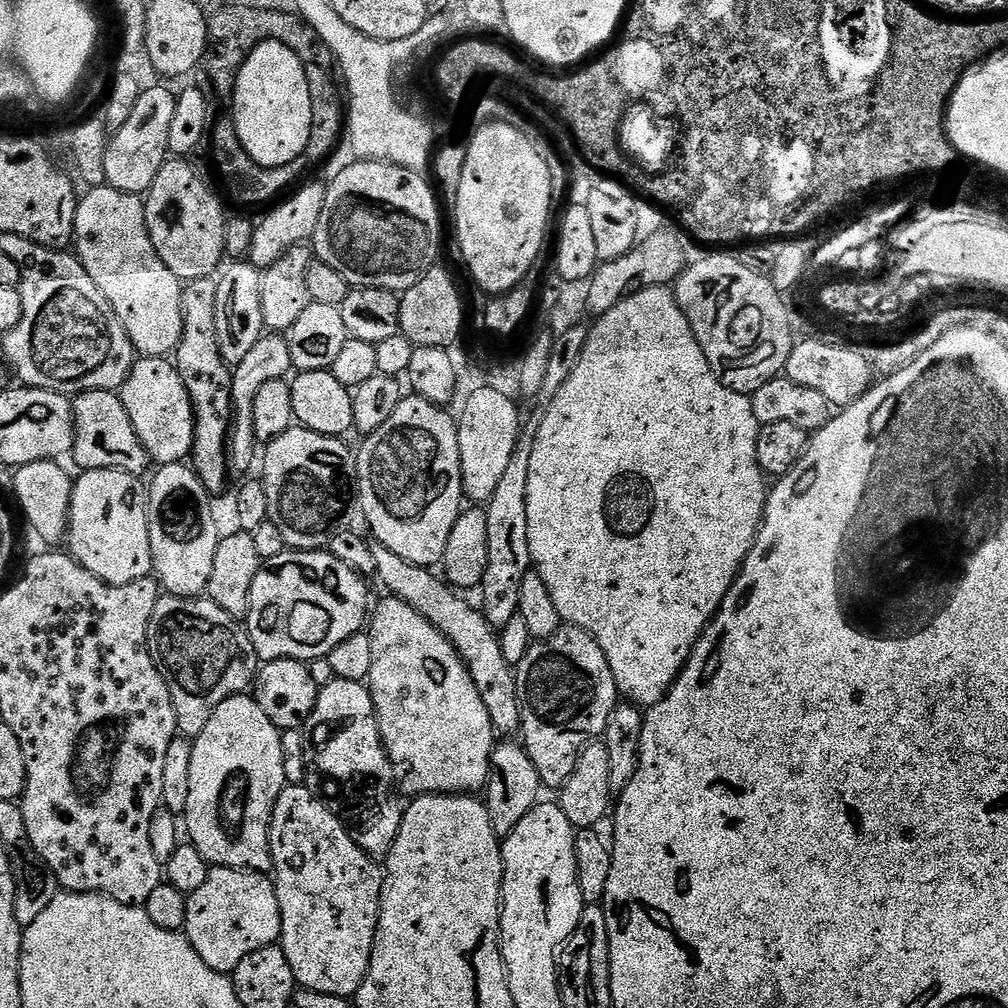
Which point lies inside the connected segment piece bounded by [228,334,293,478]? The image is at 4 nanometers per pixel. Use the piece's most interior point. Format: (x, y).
(269, 360)

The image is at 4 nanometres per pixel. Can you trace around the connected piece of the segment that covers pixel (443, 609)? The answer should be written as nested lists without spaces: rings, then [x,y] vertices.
[[[371,543],[370,548],[375,577],[389,591],[387,593],[405,601],[415,612],[422,614],[454,646],[489,711],[493,729],[499,735],[508,735],[505,736],[508,738],[517,735],[520,729],[520,703],[517,700],[516,678],[512,666],[502,654],[495,629],[485,620],[482,612],[477,607],[472,608],[441,577],[436,578],[430,573],[433,571],[427,567],[408,563],[381,544]]]

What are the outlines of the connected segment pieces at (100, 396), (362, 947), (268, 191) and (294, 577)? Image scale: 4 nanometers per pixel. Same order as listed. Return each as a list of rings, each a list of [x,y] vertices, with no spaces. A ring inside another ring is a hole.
[[[81,392],[72,400],[72,451],[71,459],[76,459],[77,469],[122,470],[137,478],[150,467],[148,452],[145,451],[126,408],[122,406],[116,392]]]
[[[285,786],[274,806],[268,837],[272,851],[271,871],[276,872],[274,883],[282,914],[278,944],[284,949],[286,962],[290,962],[290,970],[294,970],[294,978],[301,989],[352,998],[362,986],[370,966],[384,882],[377,861],[356,845],[343,819],[329,808],[308,786]]]
[[[305,66],[307,70],[307,85],[311,98],[311,126],[310,139],[306,144],[304,155],[299,156],[292,163],[282,167],[263,167],[254,162],[241,145],[237,136],[236,127],[231,115],[224,114],[210,132],[210,144],[212,140],[212,156],[214,164],[219,172],[230,180],[236,180],[246,186],[241,198],[250,204],[260,204],[276,197],[286,189],[308,166],[316,162],[323,163],[328,156],[337,149],[339,138],[341,141],[344,132],[344,108],[342,96],[336,90],[331,73],[320,66]]]
[[[286,550],[258,570],[250,588],[246,631],[261,661],[323,661],[346,638],[365,627],[370,616],[365,577],[338,562],[327,550]]]

